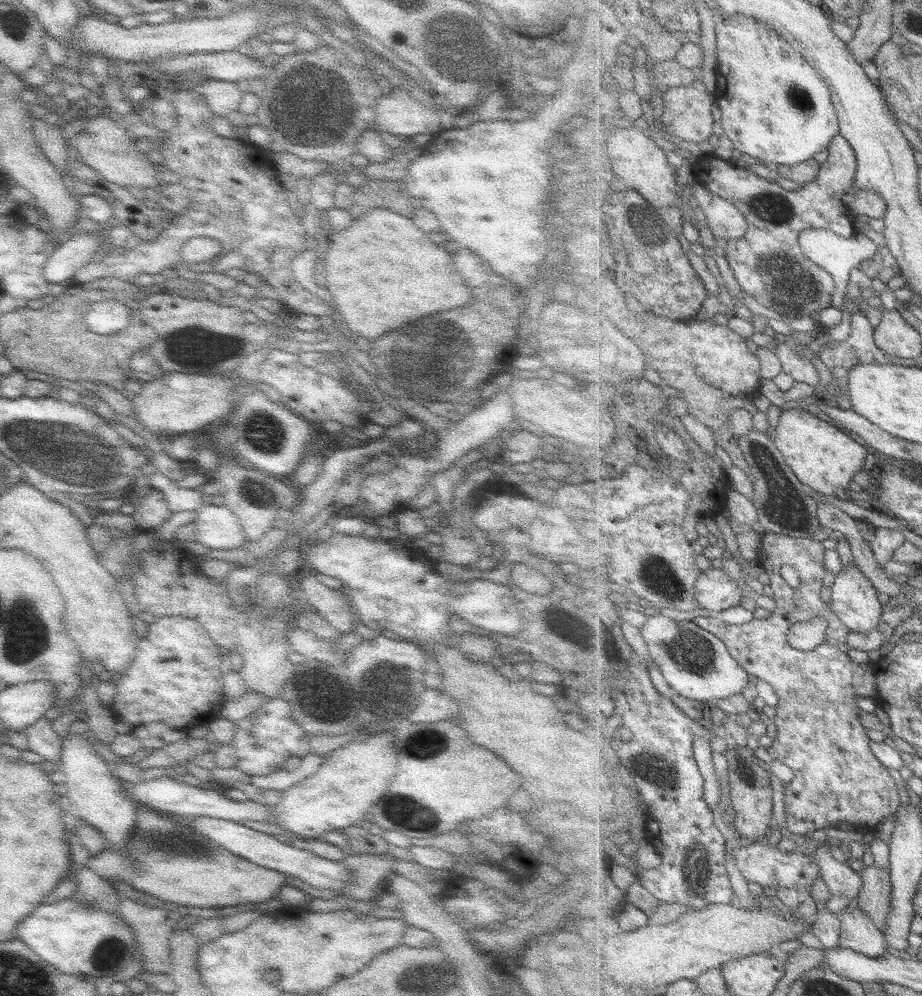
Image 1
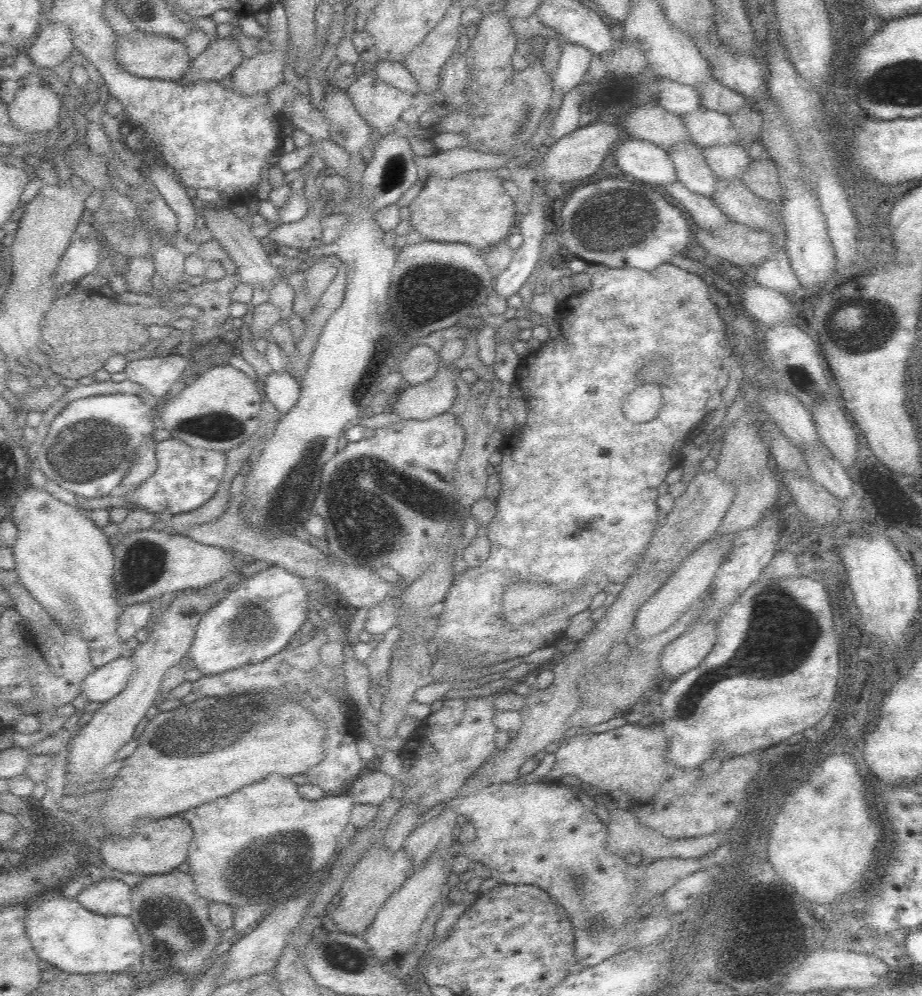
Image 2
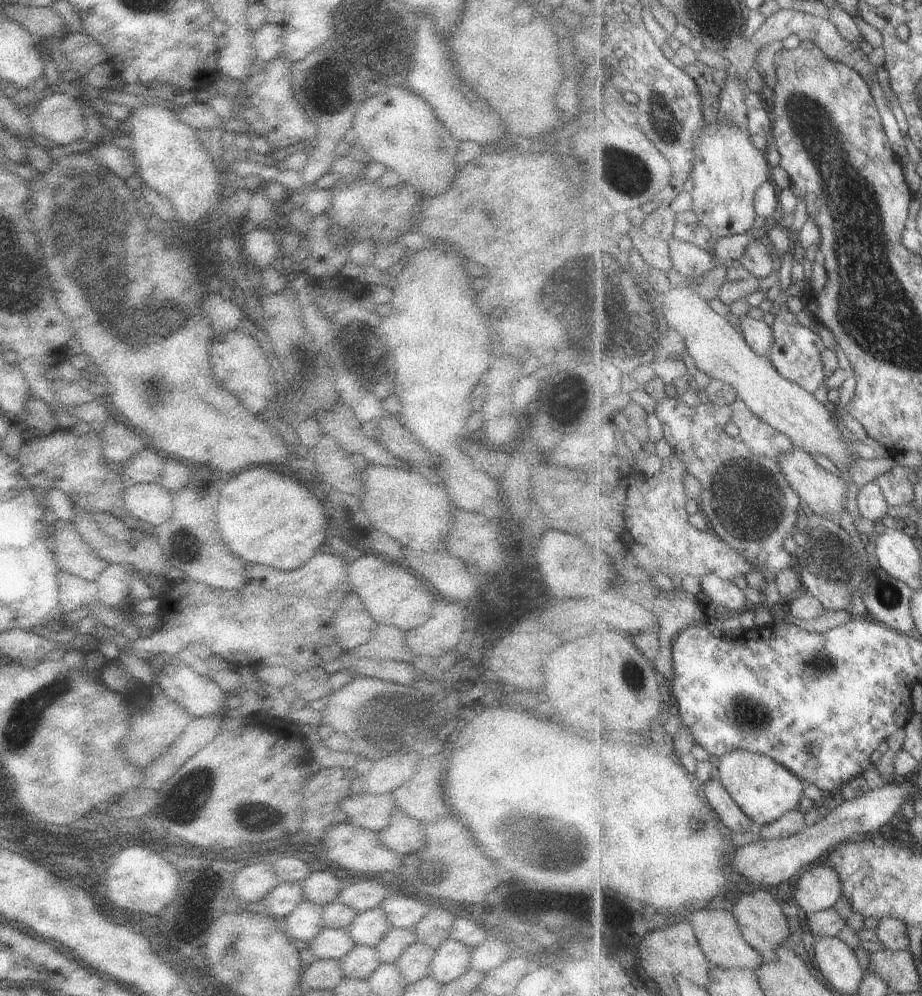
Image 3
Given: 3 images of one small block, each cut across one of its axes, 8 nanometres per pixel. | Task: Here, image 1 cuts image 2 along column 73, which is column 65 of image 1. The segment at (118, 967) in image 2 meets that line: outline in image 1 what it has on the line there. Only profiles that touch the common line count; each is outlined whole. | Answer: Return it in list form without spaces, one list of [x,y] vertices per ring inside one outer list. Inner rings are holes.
[[[71,897],[42,902],[35,912],[31,912],[31,916],[19,922],[15,936],[19,936],[37,956],[41,956],[47,964],[62,974],[91,974],[91,977],[96,980],[121,972],[134,958],[138,957],[137,942],[133,939],[132,928],[125,923],[121,915],[83,905]]]

